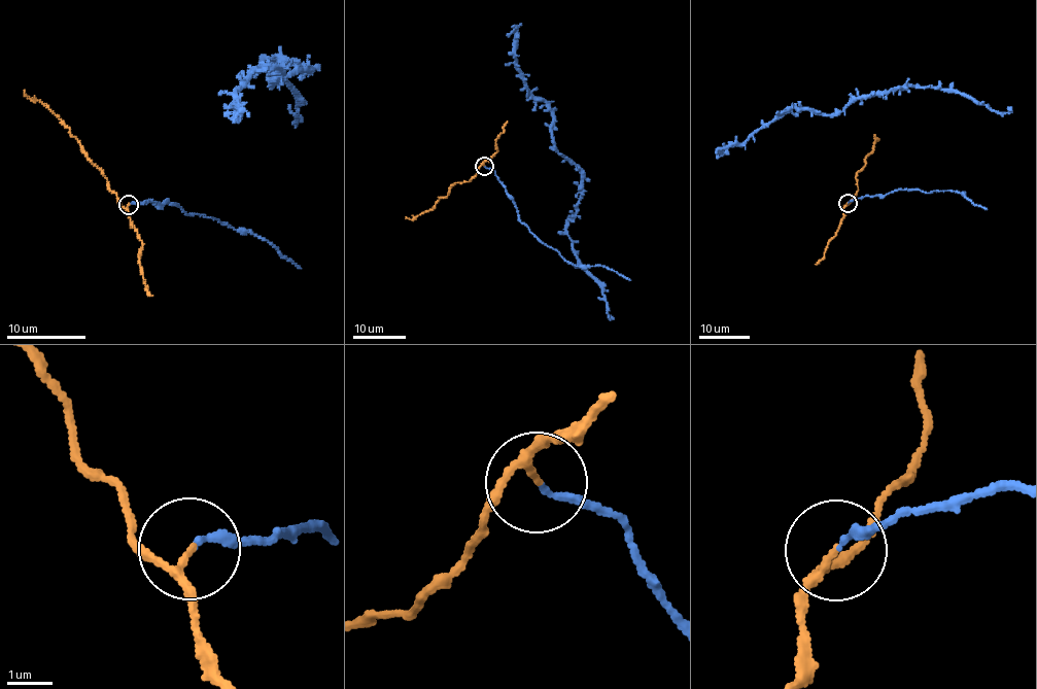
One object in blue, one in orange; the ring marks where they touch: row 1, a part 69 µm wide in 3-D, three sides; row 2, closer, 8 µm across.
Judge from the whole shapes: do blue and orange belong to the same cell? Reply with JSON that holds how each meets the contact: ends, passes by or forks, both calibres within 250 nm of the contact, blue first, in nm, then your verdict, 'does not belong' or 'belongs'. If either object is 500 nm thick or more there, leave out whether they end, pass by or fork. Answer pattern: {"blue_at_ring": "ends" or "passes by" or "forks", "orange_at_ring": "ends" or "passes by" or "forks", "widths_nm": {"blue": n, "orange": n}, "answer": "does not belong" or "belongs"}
{"blue_at_ring": "ends", "orange_at_ring": "passes by", "widths_nm": {"blue": 160, "orange": 130}, "answer": "belongs"}

